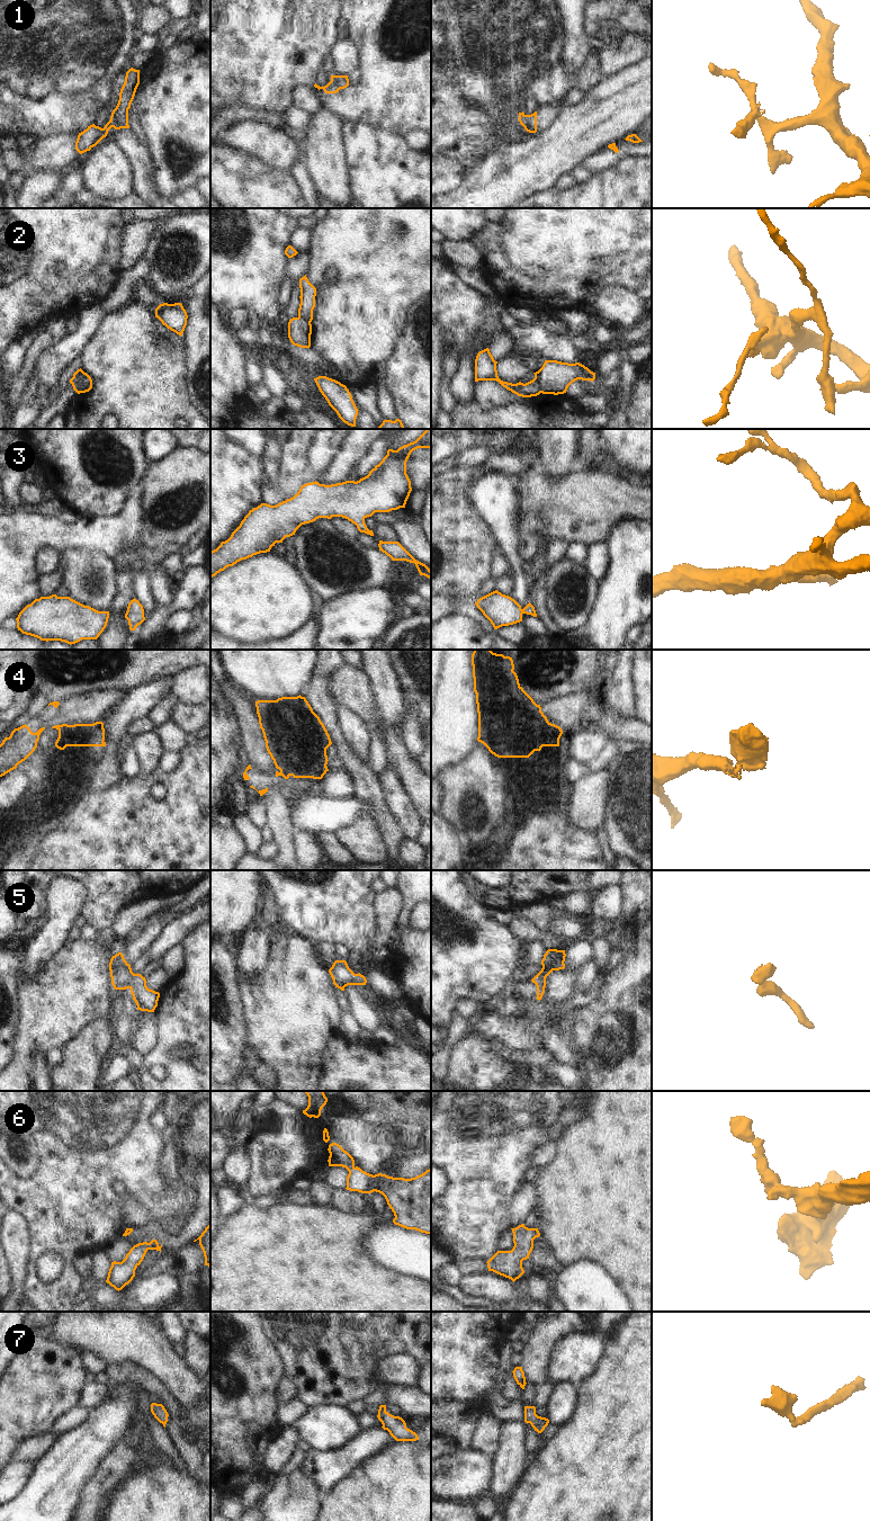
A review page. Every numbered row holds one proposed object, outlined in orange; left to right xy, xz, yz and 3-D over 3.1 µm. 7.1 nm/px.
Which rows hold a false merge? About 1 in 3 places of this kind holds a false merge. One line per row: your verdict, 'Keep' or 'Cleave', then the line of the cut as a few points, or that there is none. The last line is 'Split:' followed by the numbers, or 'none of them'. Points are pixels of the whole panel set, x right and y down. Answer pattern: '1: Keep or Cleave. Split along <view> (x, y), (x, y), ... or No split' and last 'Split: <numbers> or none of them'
1: Cleave. Split along xy (110, 116), (113, 126)
2: Cleave. Split along yz (537, 372), (541, 392)
3: Keep. No split
4: Cleave. Split along xy (69, 725), (59, 730)
5: Keep. No split
6: Keep. No split
7: Keep. No split
Split: 1, 2, 4

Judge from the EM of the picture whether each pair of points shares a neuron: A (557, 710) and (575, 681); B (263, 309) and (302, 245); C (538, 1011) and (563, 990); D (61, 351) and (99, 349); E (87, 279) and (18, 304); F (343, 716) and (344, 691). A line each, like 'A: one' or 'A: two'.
A: two
B: two
C: one
D: two
E: one
F: two

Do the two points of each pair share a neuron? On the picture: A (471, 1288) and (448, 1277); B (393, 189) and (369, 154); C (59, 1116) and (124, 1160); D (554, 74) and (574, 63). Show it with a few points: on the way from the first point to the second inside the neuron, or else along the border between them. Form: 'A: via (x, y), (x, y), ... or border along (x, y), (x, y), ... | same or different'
A: border along (464, 1277), (458, 1286) | different
B: via (389, 180), (378, 163) | same
C: via (74, 1127), (108, 1160) | same
D: border along (562, 56), (567, 71), (568, 88) | different

